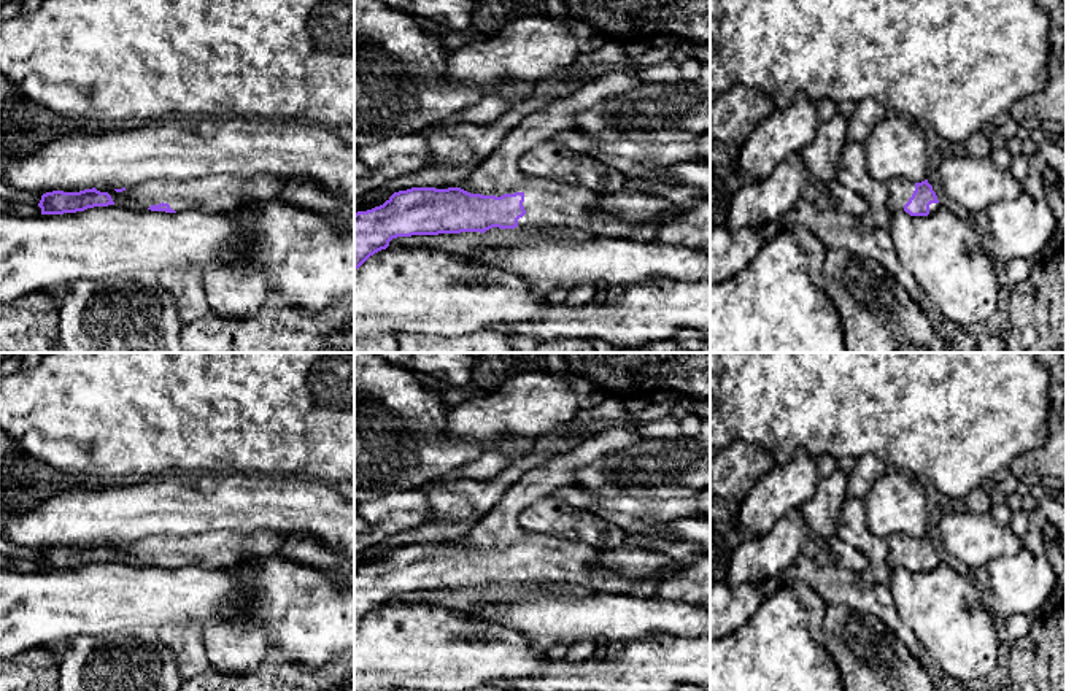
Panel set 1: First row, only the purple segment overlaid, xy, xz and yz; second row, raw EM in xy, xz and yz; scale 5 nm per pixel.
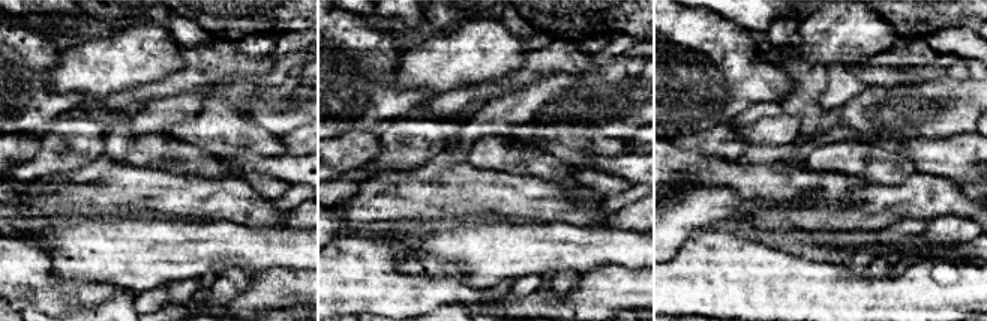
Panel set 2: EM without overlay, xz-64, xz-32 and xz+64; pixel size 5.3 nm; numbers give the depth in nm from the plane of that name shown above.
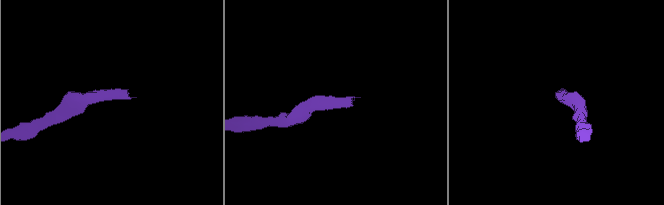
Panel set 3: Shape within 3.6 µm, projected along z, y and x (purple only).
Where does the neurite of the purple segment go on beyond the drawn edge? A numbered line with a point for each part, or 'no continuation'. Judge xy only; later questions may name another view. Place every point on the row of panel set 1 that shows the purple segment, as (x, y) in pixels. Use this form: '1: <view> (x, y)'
1: xy (223, 193)

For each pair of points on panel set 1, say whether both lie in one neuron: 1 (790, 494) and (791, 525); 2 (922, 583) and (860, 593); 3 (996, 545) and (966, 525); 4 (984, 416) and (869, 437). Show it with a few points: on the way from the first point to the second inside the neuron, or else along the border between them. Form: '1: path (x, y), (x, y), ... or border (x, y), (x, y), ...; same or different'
1: border (799, 509), (790, 510), (761, 534); different
2: border (887, 586), (895, 612), (903, 623); different
3: path (988, 540), (982, 540), (974, 532); same
4: path (955, 416), (898, 416); same

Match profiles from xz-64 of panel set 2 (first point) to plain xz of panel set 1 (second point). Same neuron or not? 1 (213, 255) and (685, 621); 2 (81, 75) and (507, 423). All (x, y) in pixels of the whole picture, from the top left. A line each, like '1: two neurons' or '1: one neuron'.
1: one neuron
2: one neuron

